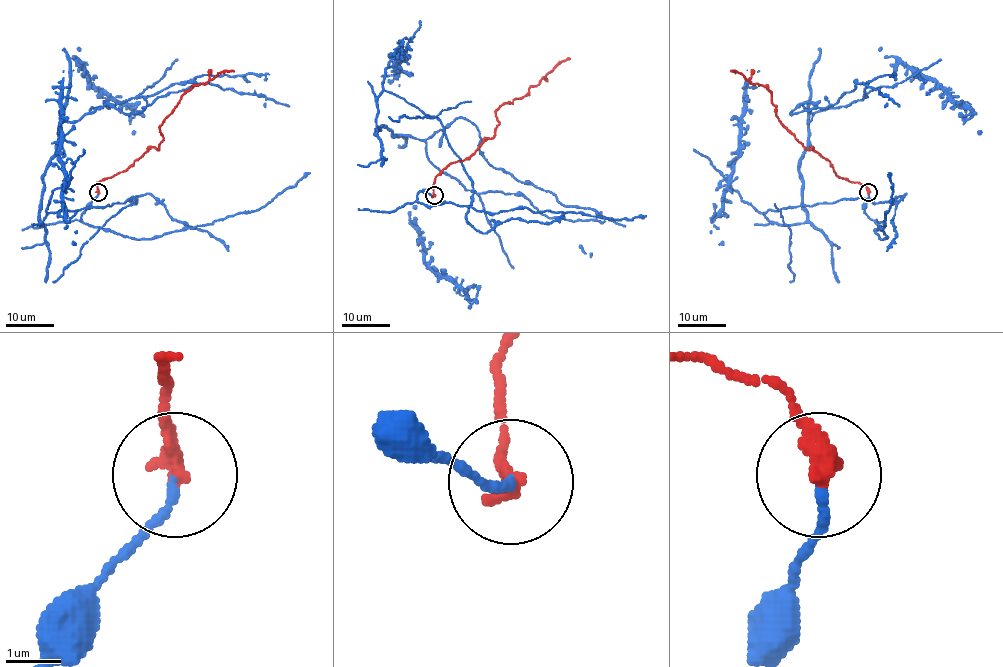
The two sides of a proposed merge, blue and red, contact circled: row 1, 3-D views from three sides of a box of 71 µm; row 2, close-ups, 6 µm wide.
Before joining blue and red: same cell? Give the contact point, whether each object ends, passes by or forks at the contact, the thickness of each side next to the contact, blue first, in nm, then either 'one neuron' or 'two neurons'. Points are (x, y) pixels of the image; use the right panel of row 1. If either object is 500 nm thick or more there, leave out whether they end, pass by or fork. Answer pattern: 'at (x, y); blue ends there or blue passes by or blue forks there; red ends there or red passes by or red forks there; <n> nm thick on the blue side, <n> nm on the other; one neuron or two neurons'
at (868, 192); blue ends there; red ends there; 150 nm thick on the blue side, 300 nm on the other; one neuron

